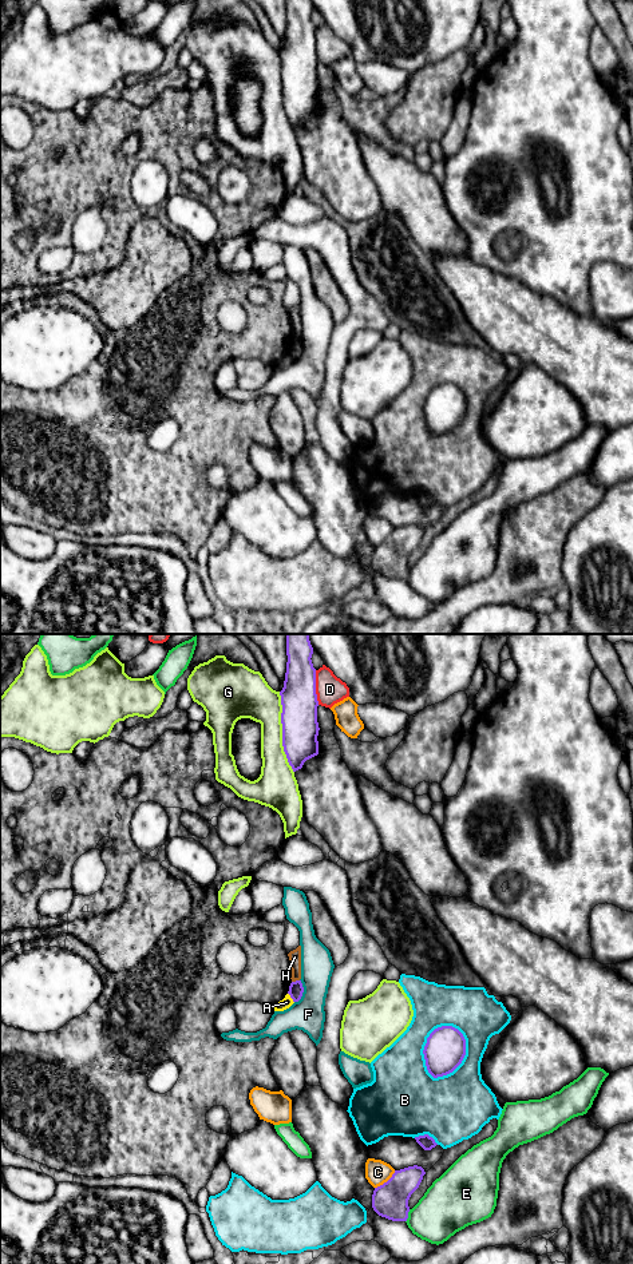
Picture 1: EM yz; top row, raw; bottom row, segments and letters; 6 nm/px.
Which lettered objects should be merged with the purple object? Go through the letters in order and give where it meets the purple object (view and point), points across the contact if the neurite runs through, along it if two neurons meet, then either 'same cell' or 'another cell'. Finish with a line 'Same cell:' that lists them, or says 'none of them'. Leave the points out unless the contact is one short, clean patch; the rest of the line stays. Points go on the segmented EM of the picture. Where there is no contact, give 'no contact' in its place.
A: yz (291, 997) | along yz (288, 993), (293, 1002) | another cell
B: yz (424, 1046) | another cell
C: yz (387, 1181) | another cell
D: yz (315, 688) | another cell
E: yz (407, 1216) | another cell
F: yz (303, 991) | another cell
G: yz (283, 732) | another cell
H: yz (296, 981) | along yz (299, 979), (292, 982) | another cell
Same cell: none of them

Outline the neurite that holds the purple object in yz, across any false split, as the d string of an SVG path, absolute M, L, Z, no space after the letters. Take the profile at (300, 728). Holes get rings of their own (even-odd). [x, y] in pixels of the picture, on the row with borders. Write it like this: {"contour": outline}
{"contour": "M286 634L286 673L281 696L281 724L282 746L288 762L293 772L302 768L304 762L319 754L319 722L317 722L317 694L316 694L316 669L312 663L313 647L309 634Z"}

